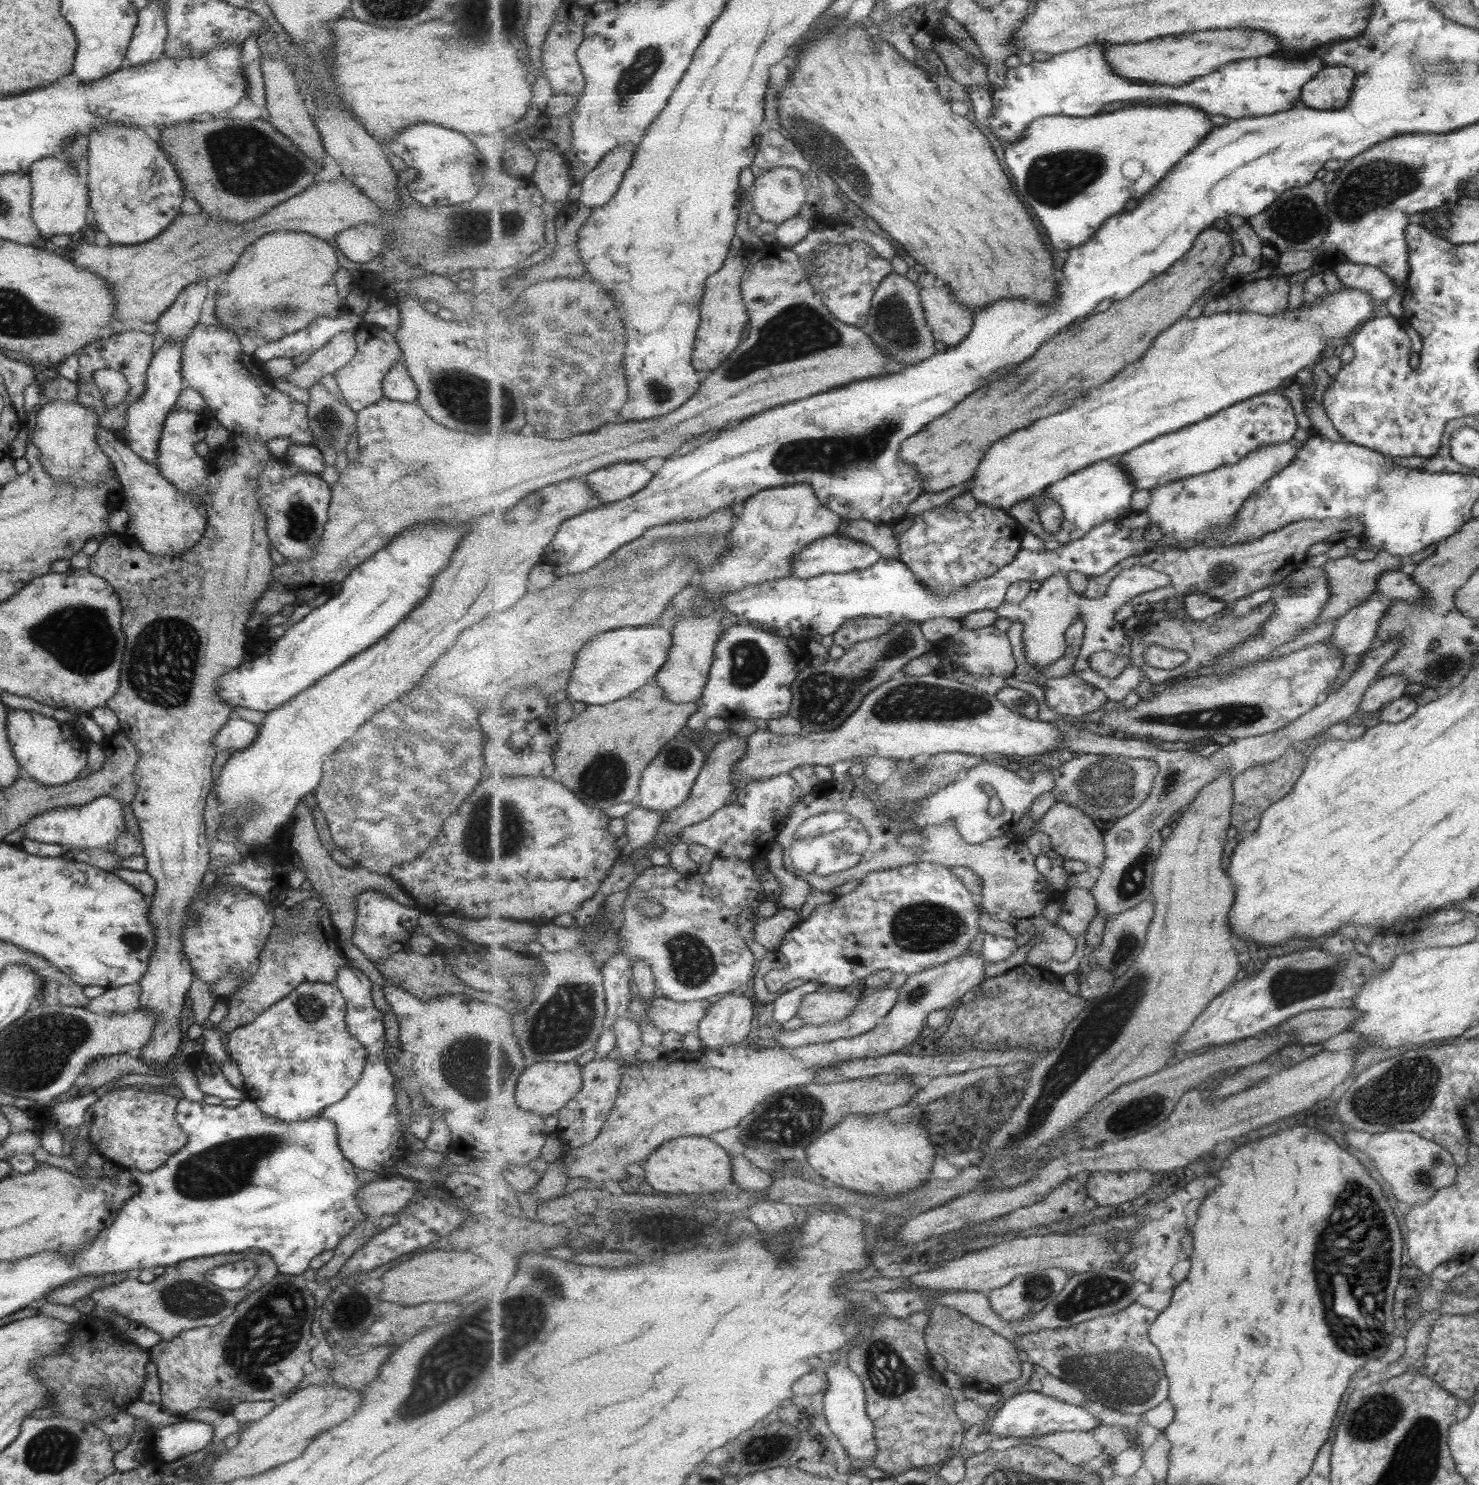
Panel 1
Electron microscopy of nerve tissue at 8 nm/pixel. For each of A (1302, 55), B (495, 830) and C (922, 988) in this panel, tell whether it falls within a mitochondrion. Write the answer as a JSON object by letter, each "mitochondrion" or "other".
{"A":"other","B":"mitochondrion","C":"mitochondrion"}

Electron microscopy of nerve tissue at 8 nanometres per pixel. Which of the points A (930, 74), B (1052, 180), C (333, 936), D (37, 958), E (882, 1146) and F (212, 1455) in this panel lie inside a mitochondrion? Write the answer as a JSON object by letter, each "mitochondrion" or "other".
{"A":"other","B":"mitochondrion","C":"other","D":"other","E":"other","F":"other"}

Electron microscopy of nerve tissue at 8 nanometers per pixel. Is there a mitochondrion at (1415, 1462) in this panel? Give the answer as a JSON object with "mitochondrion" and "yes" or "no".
{"mitochondrion":"yes"}

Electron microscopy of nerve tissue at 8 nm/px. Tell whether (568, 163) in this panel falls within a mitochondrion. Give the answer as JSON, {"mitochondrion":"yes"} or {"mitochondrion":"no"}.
{"mitochondrion":"no"}

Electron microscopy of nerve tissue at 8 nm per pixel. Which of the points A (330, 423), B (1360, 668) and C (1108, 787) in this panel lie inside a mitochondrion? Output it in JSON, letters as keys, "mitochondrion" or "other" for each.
{"A":"mitochondrion","B":"other","C":"mitochondrion"}

